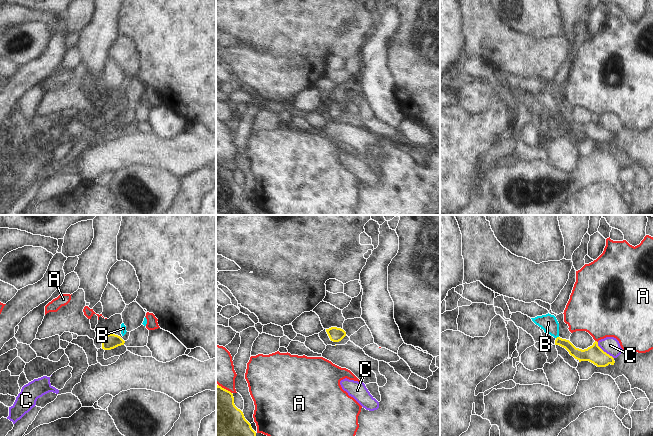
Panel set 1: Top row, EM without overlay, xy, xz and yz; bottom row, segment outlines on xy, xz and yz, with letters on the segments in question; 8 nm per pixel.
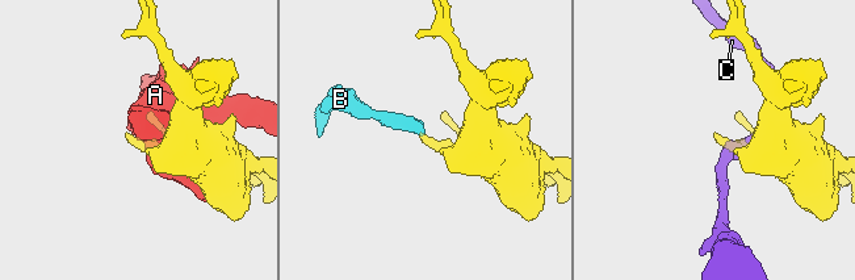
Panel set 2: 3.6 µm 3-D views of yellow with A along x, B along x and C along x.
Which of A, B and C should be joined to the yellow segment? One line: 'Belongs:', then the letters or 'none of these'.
Belongs: B

